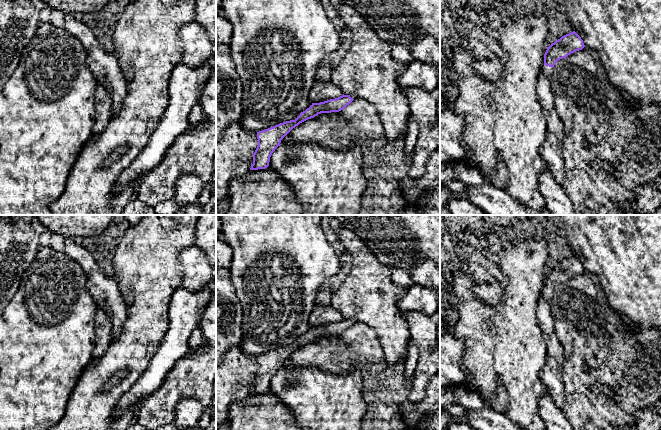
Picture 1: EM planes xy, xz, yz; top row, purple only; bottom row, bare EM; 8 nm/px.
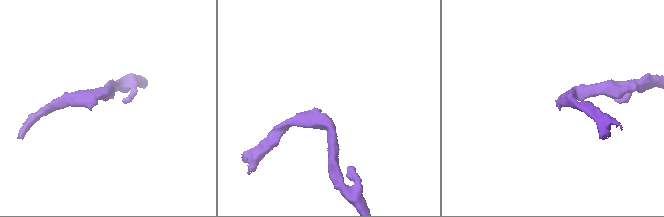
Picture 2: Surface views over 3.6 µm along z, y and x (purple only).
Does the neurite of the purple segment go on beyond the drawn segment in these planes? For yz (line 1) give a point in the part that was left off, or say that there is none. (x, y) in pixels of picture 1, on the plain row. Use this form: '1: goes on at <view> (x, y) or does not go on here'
1: goes on at yz (547, 295)

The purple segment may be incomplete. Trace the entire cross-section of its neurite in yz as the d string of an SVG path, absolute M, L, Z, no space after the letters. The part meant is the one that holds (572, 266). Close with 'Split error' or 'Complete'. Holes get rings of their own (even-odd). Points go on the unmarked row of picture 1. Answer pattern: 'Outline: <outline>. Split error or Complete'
Outline: M575 255L562 260L547 271L544 278L544 289L541 293L542 298L550 304L553 291L558 284L566 282L571 277L582 274L584 271L583 264Z. Split error

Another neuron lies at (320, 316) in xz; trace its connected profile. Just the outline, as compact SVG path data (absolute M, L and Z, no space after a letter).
M316 305L309 316L309 323L311 327L320 327L342 319L342 314L334 308Z

